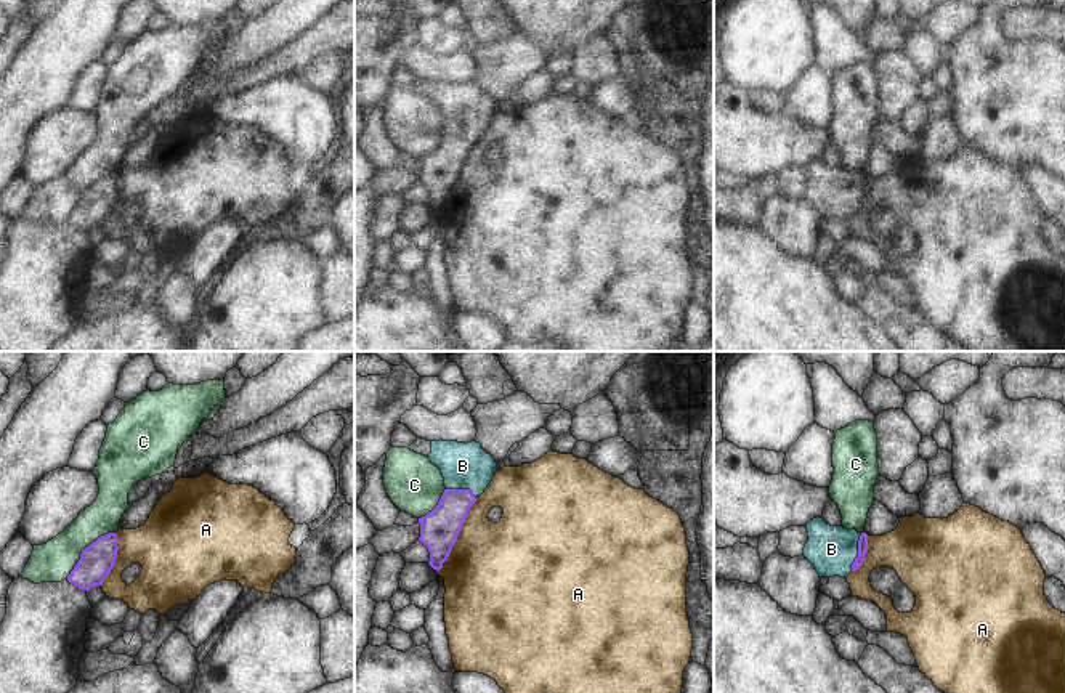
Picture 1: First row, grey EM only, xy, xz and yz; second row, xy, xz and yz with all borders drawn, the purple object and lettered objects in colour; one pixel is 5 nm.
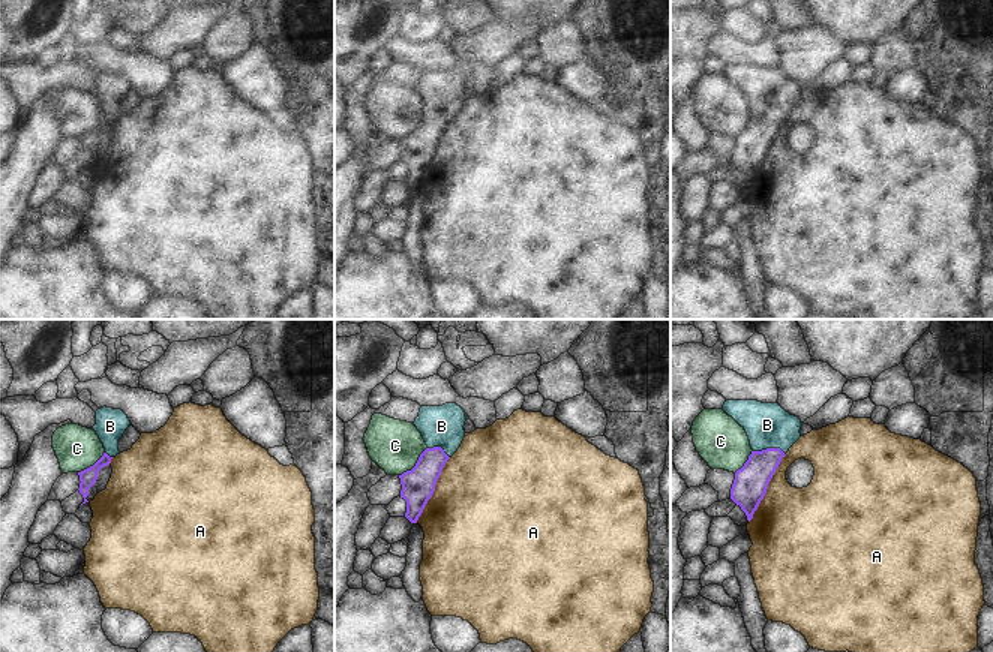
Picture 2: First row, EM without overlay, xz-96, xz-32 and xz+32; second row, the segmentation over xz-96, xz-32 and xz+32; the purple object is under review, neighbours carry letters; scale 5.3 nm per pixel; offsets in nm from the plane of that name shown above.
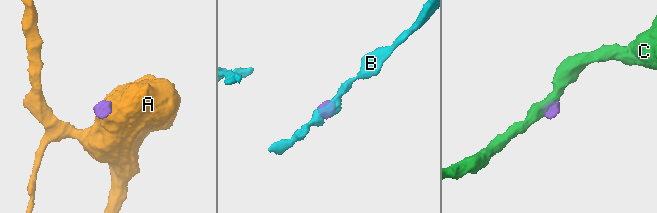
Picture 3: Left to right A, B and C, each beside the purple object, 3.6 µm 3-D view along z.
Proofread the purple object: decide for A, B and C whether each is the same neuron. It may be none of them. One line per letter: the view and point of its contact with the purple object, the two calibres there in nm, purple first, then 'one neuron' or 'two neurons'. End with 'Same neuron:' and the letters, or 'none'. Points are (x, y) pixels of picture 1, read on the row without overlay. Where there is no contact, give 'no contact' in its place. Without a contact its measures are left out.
A: contact xz (457, 175); calibres 190 and 460 nm; two neurons
B: contact yz (858, 193); calibres 50 and 240 nm; one neuron
C: contact xy (84, 190); calibres 170 and 200 nm; two neurons
Same neuron: B

